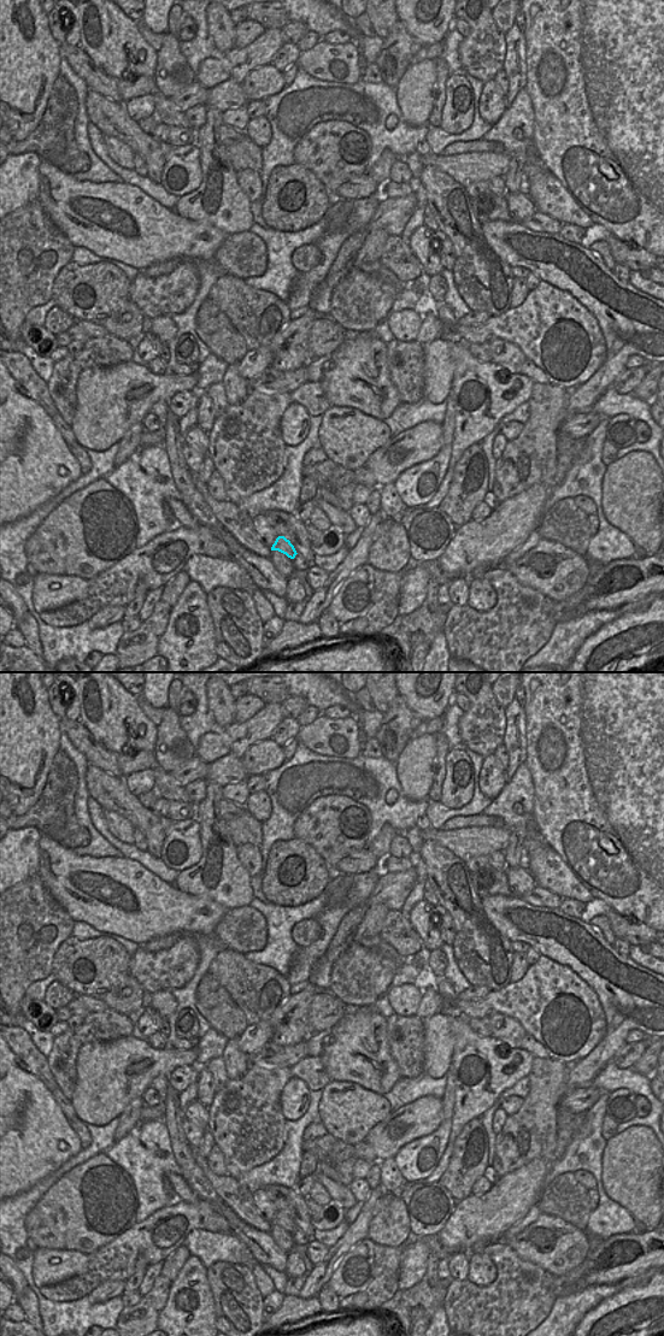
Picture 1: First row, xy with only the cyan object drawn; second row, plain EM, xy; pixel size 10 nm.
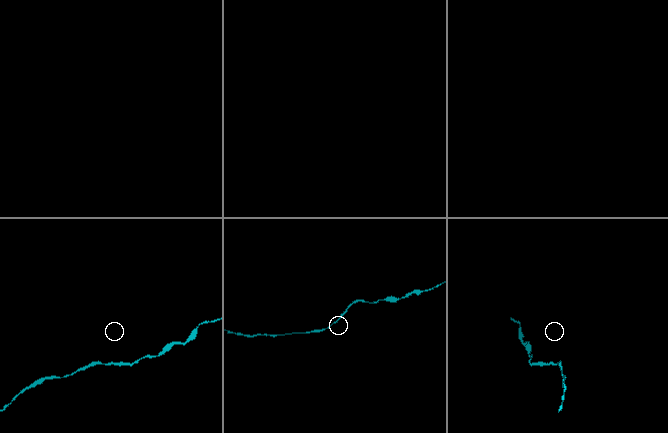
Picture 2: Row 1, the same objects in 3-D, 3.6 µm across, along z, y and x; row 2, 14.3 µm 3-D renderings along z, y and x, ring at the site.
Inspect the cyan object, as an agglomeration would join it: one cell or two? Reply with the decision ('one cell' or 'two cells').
one cell

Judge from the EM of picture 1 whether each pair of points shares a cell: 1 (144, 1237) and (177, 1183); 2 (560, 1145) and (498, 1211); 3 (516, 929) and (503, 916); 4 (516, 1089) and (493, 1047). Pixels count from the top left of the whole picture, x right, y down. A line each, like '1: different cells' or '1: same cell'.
1: different cells
2: same cell
3: same cell
4: different cells

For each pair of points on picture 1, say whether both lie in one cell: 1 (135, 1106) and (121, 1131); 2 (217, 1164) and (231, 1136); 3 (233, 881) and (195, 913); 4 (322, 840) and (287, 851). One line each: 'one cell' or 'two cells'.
1: one cell
2: two cells
3: two cells
4: two cells

